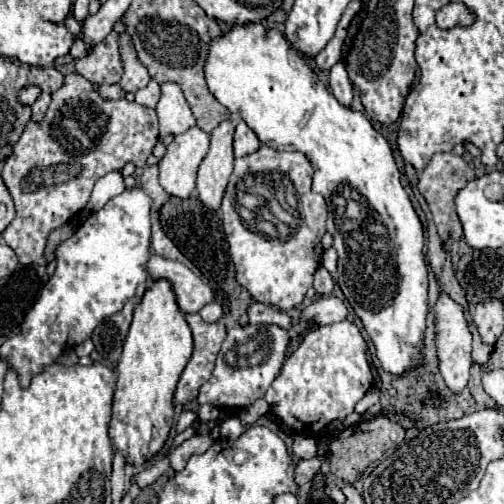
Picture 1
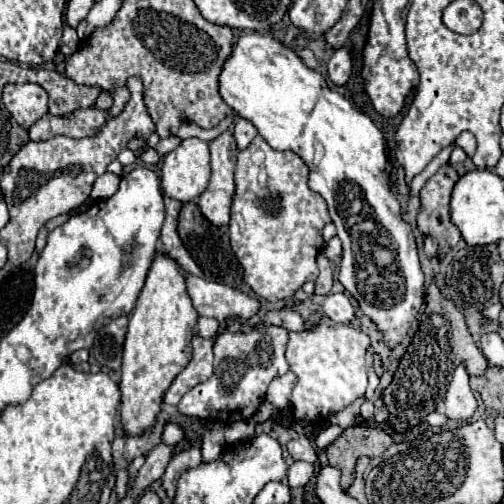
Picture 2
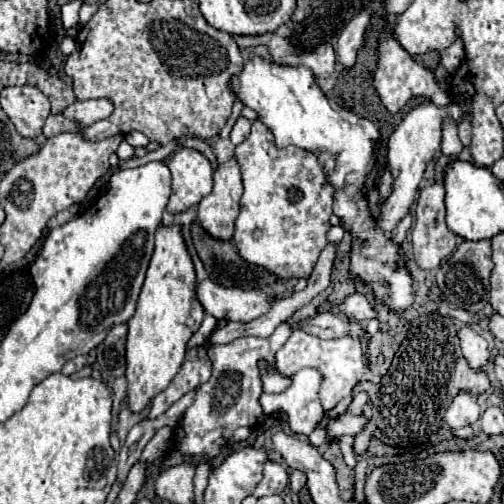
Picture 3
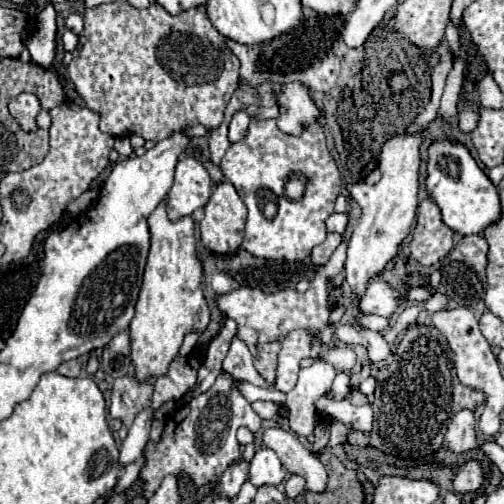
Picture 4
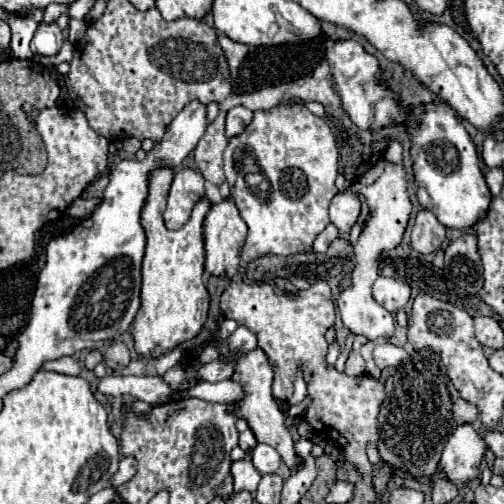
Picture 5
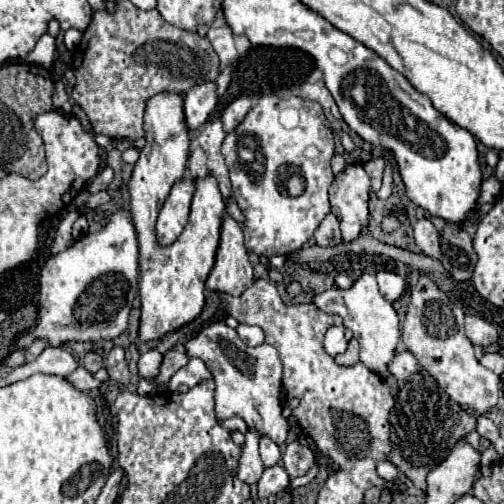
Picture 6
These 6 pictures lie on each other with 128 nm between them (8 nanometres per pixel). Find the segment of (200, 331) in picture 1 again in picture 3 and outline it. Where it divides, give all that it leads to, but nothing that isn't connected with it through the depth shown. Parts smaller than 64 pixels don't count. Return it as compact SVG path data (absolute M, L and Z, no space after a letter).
M204 346L188 348L186 360L184 360L180 372L174 376L174 380L168 384L168 388L162 390L152 400L152 408L150 408L148 418L158 418L176 400L180 400L184 394L188 394L190 390L194 390L198 384L206 382L210 378L210 370L212 370L212 362L210 362L208 354L206 354Z

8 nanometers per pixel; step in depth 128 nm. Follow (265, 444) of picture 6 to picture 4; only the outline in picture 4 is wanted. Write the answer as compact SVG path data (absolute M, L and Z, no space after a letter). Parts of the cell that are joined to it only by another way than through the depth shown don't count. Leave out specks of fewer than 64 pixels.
M262 448L256 452L256 456L250 462L250 482L260 488L264 484L280 486L284 482L284 468L280 458L270 450Z

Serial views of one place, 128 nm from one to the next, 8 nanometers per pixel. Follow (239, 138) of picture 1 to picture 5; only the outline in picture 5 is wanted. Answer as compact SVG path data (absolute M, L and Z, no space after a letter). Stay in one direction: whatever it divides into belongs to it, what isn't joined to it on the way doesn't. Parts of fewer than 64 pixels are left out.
M236 106L236 108L230 108L228 110L228 116L226 116L226 136L232 138L232 136L238 136L240 132L244 132L244 128L252 122L252 112L244 106Z

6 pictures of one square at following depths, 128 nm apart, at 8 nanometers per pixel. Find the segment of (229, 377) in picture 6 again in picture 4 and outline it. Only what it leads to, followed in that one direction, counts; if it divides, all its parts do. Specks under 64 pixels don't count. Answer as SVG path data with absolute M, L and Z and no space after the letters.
M276 426L276 428L266 428L262 434L262 440L270 450L274 450L278 454L278 458L282 460L282 466L288 472L298 474L306 480L308 492L326 492L328 472L326 472L324 464L320 462L320 458L316 454L312 454L298 440L296 434L286 432Z

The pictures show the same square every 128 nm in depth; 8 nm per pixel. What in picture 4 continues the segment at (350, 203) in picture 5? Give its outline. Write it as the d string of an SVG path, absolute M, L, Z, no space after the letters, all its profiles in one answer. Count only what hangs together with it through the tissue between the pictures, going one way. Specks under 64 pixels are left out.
M332 214L328 220L326 220L326 228L328 232L336 232L336 234L344 234L346 226L348 226L348 214Z

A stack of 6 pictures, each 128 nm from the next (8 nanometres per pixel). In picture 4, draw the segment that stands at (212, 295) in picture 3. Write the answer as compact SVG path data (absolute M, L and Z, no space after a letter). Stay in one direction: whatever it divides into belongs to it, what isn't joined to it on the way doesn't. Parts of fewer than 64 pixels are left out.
M342 242L336 248L330 262L314 276L314 280L310 282L310 288L304 294L290 290L290 288L280 290L278 294L266 294L260 288L244 288L242 286L238 290L232 290L228 294L218 296L220 312L238 324L238 338L242 342L246 342L246 346L250 348L252 358L254 358L254 366L268 384L274 384L276 364L278 364L276 356L280 350L280 342L286 338L286 334L290 330L304 328L316 336L328 324L330 306L328 306L326 282L328 282L328 278L336 276L342 270L344 260L346 260L346 242Z

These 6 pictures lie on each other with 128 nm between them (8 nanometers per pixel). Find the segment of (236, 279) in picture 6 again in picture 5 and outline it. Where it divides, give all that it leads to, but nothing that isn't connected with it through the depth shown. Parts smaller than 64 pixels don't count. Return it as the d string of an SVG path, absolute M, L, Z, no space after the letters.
M232 198L212 204L204 218L204 244L206 244L206 272L214 276L232 278L240 268L240 252L246 240L246 224Z

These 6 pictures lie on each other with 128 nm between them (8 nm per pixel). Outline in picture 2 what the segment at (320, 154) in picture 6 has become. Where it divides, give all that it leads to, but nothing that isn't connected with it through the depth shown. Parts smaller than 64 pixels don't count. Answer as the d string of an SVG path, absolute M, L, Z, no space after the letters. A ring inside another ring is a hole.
M256 136L246 150L238 152L238 164L234 172L236 192L232 200L228 236L230 236L232 252L244 270L244 282L254 290L254 294L260 300L266 300L266 302L288 300L306 282L316 282L316 276L318 276L316 256L318 256L318 250L322 250L324 246L322 228L330 222L330 216L328 216L324 198L308 188L308 172L310 170L300 156L296 156L294 152L278 152L270 148L262 136ZM268 196L280 198L282 208L276 214L272 214L264 206L264 200Z

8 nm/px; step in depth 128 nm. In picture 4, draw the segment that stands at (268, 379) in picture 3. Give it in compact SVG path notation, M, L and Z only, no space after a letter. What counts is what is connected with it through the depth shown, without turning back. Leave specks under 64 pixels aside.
M234 338L232 340L232 346L228 350L228 356L224 358L224 364L222 364L222 370L230 372L234 378L238 380L244 380L244 382L250 382L250 384L256 384L260 388L266 388L268 382L258 374L258 370L254 368L252 364L252 356L248 352L248 346Z

